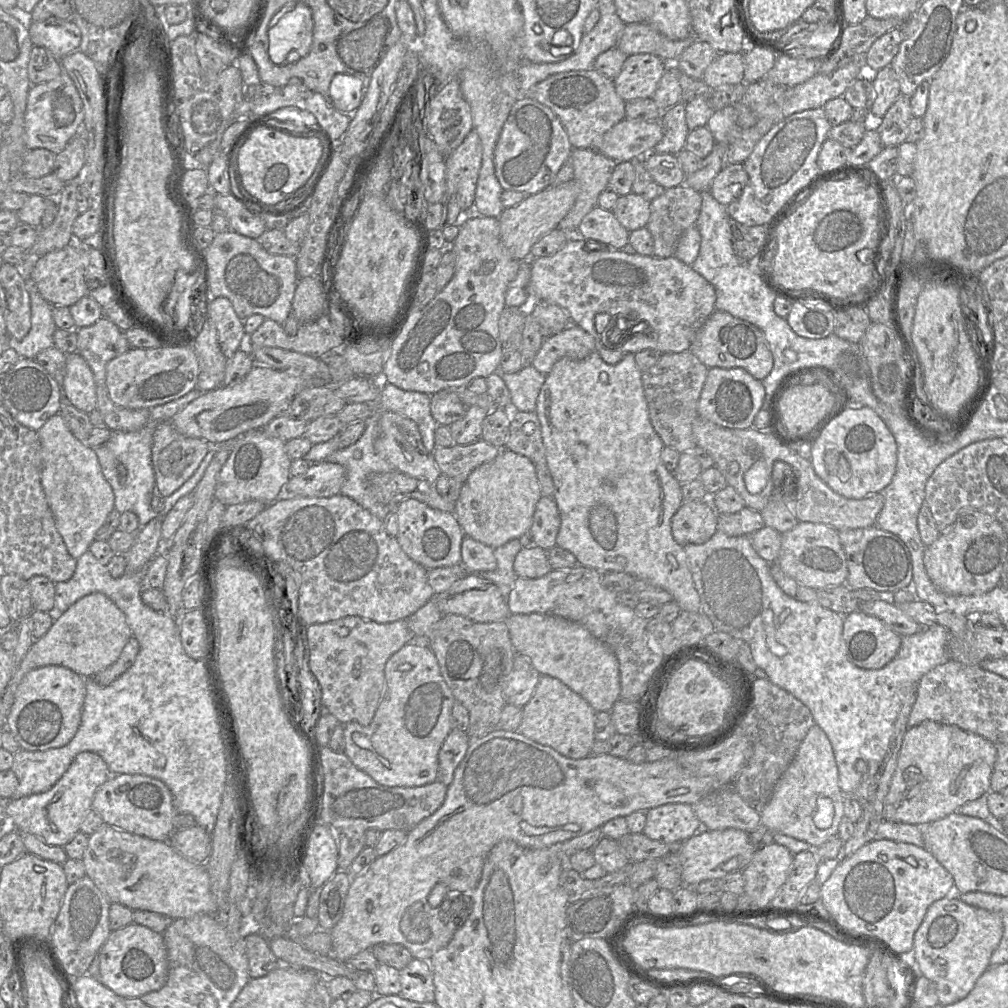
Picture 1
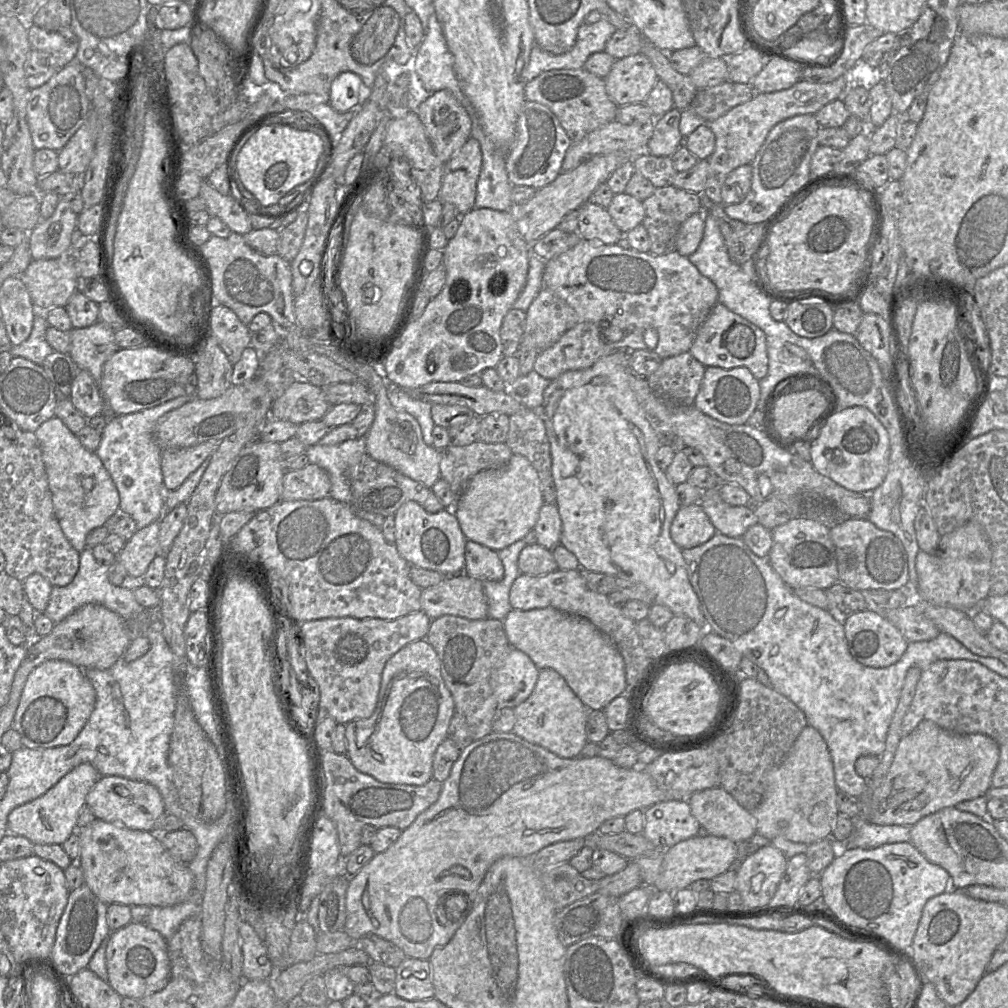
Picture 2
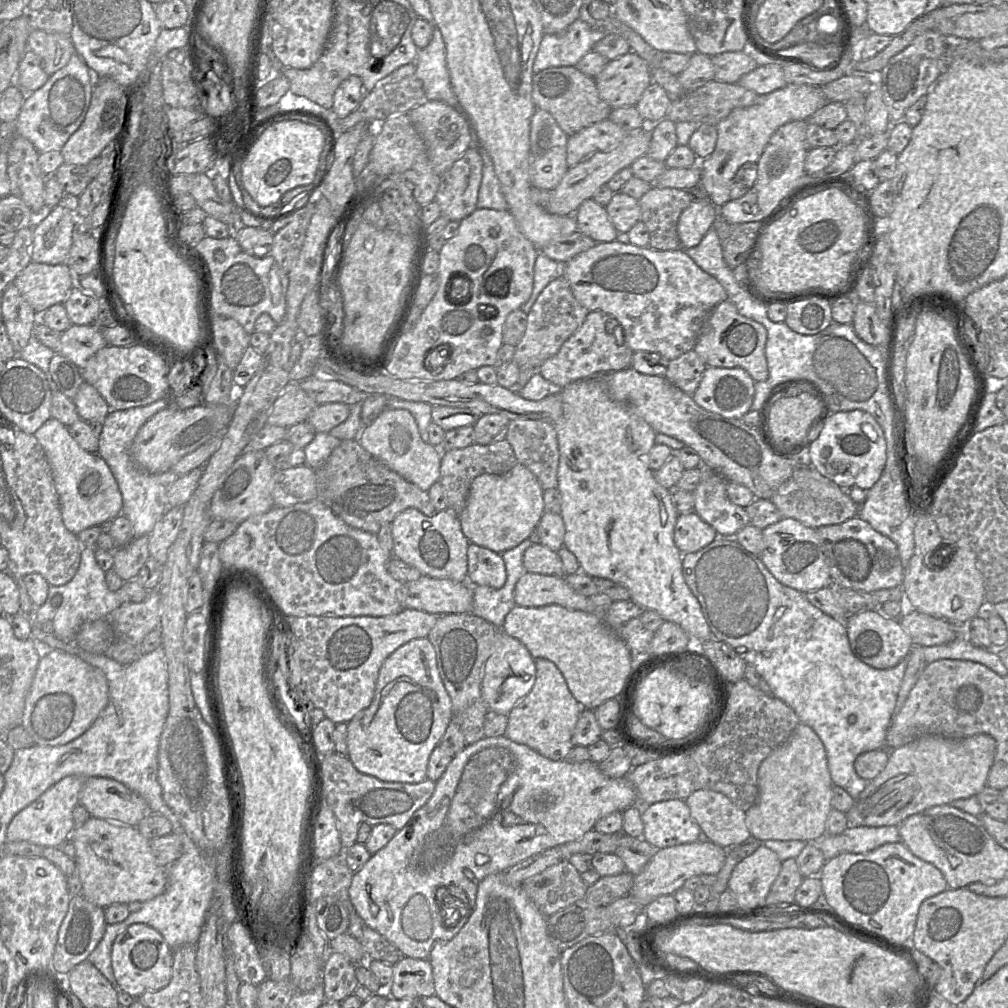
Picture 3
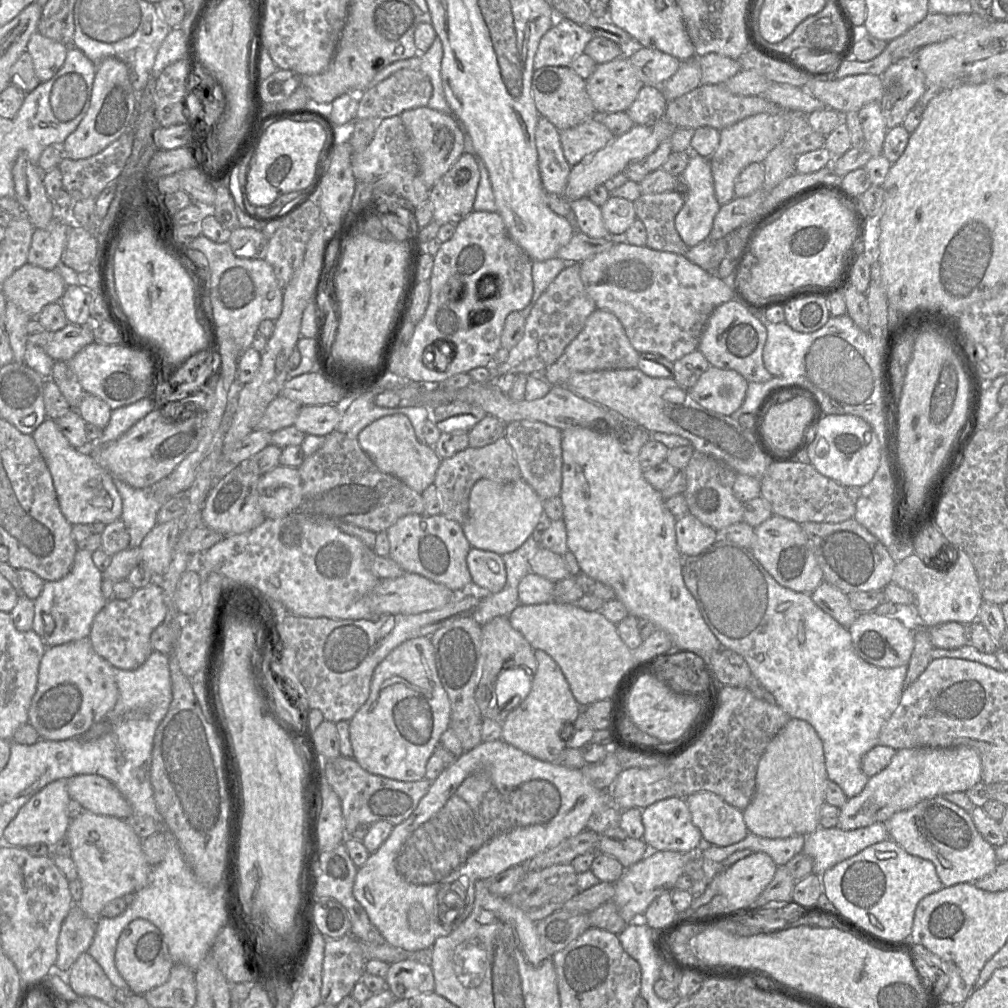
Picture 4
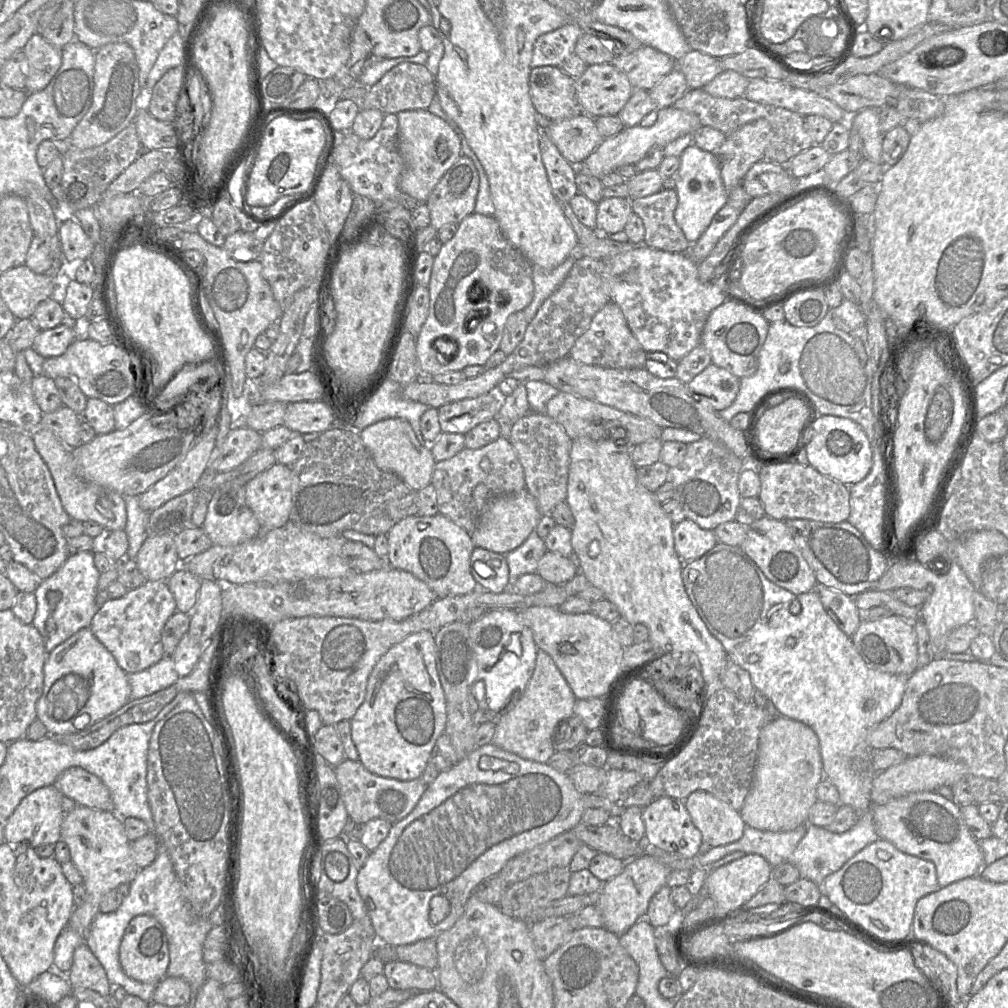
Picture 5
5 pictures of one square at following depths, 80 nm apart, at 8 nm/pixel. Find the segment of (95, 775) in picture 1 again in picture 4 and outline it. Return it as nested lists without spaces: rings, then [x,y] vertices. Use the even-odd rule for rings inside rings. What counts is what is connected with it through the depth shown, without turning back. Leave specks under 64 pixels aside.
[[[59,779],[46,785],[21,807],[17,815],[7,825],[3,833],[4,843],[16,847],[46,844],[53,848],[59,840],[66,837],[70,823],[67,814],[70,799],[67,779]]]

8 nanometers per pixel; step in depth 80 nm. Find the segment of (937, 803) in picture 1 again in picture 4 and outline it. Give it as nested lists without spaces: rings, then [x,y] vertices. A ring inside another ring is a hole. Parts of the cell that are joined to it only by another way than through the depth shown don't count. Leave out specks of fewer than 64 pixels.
[[[968,746],[897,750],[888,766],[870,777],[862,792],[840,808],[837,827],[853,830],[886,822],[895,813],[910,809],[925,799],[953,792],[965,793],[982,782],[981,773],[980,756]]]

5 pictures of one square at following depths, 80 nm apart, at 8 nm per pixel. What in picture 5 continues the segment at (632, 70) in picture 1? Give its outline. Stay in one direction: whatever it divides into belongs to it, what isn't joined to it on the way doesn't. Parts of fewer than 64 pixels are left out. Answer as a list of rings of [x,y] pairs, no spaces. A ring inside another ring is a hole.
[[[612,63],[593,64],[587,66],[584,73],[575,79],[575,92],[583,113],[597,118],[617,115],[630,99],[635,89],[627,76]]]

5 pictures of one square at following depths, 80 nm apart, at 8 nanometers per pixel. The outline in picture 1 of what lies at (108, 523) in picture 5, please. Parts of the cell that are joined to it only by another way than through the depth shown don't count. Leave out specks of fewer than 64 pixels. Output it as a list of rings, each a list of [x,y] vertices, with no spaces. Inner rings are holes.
[[[57,413],[50,417],[37,431],[41,445],[42,471],[41,485],[53,515],[55,526],[61,535],[67,551],[74,559],[79,559],[95,540],[98,529],[105,524],[109,513],[115,508],[115,495],[105,479],[94,448],[77,439],[63,417]]]

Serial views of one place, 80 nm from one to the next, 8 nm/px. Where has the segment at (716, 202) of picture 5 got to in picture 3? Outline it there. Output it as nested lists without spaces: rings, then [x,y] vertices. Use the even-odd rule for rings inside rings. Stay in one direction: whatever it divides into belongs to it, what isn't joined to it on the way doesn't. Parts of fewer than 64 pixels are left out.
[[[699,188],[691,190],[694,200],[681,213],[677,233],[681,248],[688,249],[697,246],[715,220],[715,205],[702,193]]]

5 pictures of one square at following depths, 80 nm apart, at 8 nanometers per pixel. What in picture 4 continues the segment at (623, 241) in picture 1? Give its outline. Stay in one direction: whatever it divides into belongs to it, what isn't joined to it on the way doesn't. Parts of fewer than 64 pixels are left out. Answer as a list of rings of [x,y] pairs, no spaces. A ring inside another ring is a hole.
[[[587,197],[570,202],[570,207],[577,221],[577,230],[591,238],[610,238],[606,229],[601,209]]]

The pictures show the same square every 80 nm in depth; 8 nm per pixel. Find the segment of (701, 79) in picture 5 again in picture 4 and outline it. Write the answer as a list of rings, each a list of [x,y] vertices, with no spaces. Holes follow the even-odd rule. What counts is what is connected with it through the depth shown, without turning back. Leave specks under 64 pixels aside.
[[[717,53],[697,57],[701,69],[701,84],[723,84],[742,70],[737,59]]]

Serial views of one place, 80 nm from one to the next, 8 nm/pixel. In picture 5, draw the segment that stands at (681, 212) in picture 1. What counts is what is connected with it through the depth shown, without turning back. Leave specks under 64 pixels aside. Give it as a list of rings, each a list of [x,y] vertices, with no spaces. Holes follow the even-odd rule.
[[[673,188],[631,200],[632,210],[644,225],[644,245],[667,252],[686,253],[690,242],[674,218],[678,196]]]

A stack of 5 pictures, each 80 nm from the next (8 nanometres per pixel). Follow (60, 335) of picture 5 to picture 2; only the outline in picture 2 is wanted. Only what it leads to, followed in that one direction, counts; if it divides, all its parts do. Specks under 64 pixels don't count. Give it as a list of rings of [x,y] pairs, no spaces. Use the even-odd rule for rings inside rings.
[[[97,321],[88,327],[72,328],[69,334],[70,357],[94,378],[100,389],[103,365],[120,349],[115,341],[115,330]]]

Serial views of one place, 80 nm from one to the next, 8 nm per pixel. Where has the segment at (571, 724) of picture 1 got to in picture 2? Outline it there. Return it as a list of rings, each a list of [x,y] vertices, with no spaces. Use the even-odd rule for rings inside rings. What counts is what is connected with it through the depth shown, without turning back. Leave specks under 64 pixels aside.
[[[550,668],[541,669],[531,695],[514,708],[516,721],[511,732],[561,758],[577,758],[587,743],[588,712],[589,709],[558,672]]]

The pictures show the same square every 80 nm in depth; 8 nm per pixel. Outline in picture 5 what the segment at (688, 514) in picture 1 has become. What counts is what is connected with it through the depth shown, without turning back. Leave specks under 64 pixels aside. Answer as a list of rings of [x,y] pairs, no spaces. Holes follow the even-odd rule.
[[[688,518],[674,526],[673,534],[675,550],[687,562],[702,557],[719,542],[714,530],[703,529]]]

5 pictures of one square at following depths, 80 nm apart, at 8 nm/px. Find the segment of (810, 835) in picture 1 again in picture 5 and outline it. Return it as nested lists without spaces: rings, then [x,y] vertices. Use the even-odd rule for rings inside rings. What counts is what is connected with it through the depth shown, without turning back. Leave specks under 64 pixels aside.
[[[774,718],[760,731],[753,779],[740,815],[746,825],[762,831],[786,832],[809,824],[808,813],[818,801],[816,789],[823,778],[816,733],[800,721]]]

